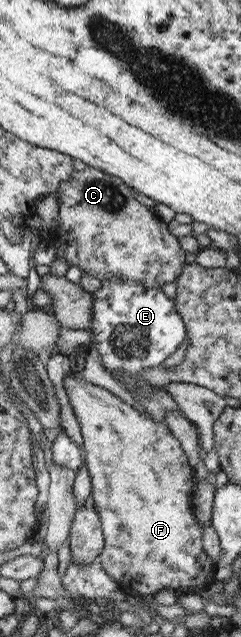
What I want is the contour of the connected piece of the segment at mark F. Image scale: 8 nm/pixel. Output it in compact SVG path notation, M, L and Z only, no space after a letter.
M71 370L63 378L63 387L65 393L67 393L67 399L69 399L72 411L77 418L82 435L82 446L84 449L83 461L90 477L90 500L100 519L102 533L102 548L97 561L99 561L105 574L119 585L123 593L133 597L152 596L164 588L179 591L179 587L181 587L181 591L183 589L185 589L185 591L191 591L191 594L201 593L205 587L214 580L215 562L212 561L209 556L203 555L203 547L201 546L203 527L198 523L197 517L195 516L194 505L191 500L192 489L194 488L196 480L193 476L193 469L188 464L188 457L182 450L180 441L169 433L165 425L155 422L152 420L152 417L149 418L145 416L145 414L141 414L141 412L131 408L131 406L120 401L120 399L104 388L75 378Z

